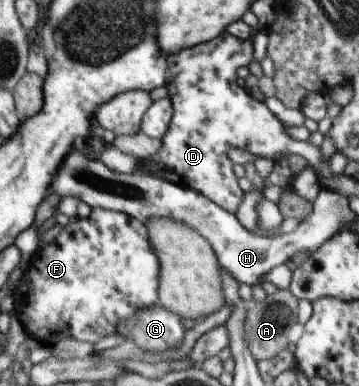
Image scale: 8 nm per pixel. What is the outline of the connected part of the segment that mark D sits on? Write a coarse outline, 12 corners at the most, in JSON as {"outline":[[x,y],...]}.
{"outline":[[224,32],[167,55],[173,105],[138,174],[193,189],[233,214],[244,192],[228,149],[300,155],[236,73],[253,40]]}

